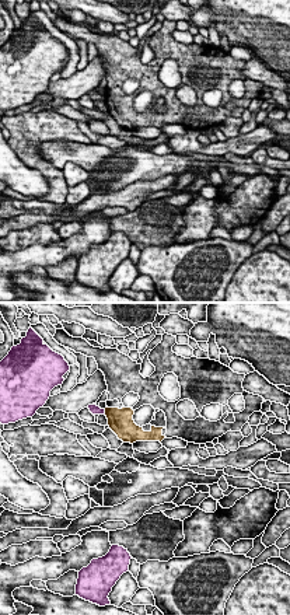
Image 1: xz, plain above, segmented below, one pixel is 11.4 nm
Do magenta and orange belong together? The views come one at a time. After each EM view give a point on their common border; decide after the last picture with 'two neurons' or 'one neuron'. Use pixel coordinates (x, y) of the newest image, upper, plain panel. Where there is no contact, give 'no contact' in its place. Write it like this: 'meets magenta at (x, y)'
meets magenta at (104, 98)

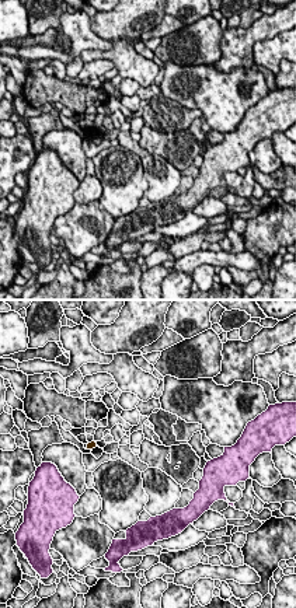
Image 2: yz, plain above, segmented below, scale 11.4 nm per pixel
no contact

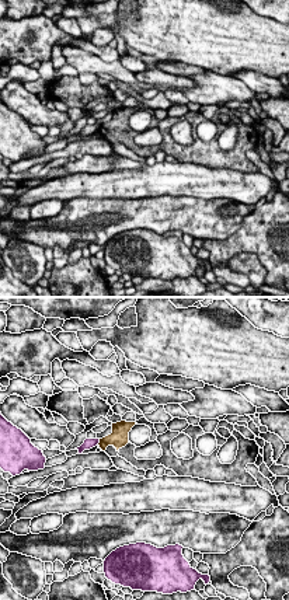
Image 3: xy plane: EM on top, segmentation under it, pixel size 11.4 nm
meets magenta at (98, 128)

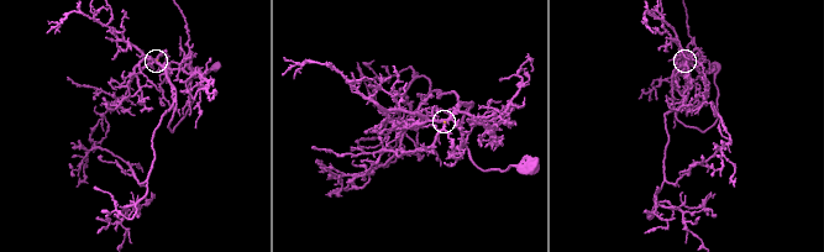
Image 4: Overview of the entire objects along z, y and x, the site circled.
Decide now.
two neurons

